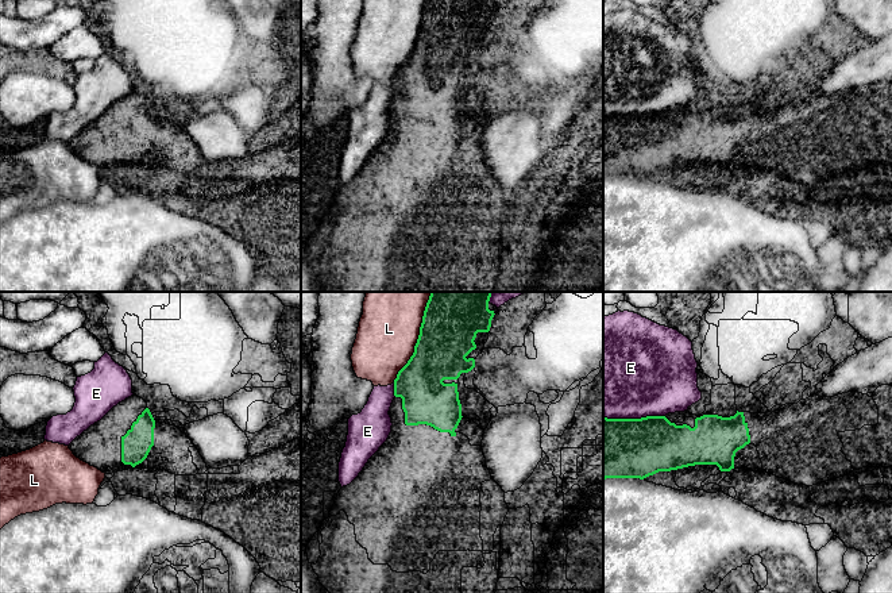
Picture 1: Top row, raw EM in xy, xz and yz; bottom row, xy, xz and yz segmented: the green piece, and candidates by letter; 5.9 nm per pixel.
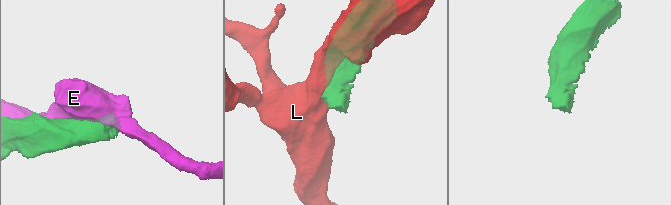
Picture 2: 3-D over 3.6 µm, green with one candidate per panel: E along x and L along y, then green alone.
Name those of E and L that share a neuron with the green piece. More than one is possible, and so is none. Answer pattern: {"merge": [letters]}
{"merge": []}

